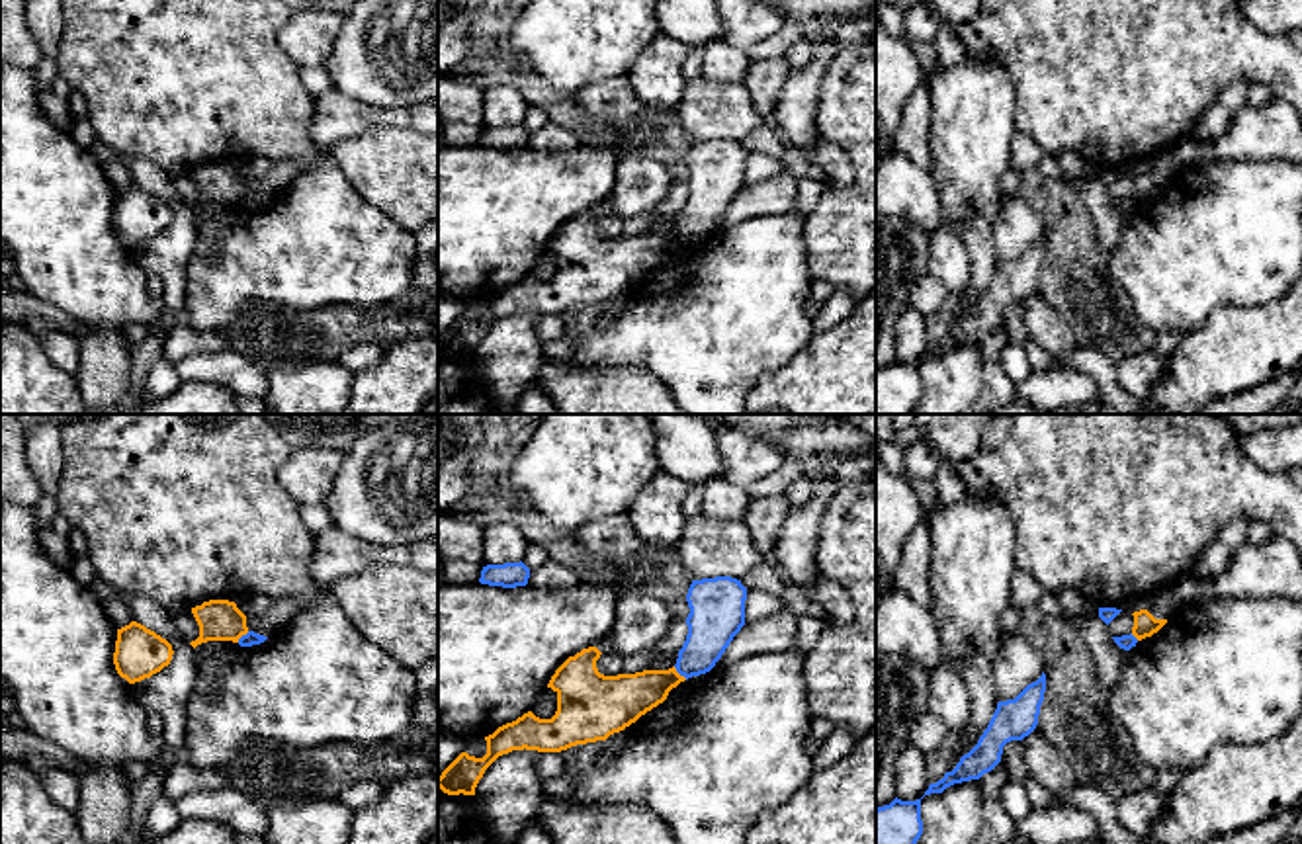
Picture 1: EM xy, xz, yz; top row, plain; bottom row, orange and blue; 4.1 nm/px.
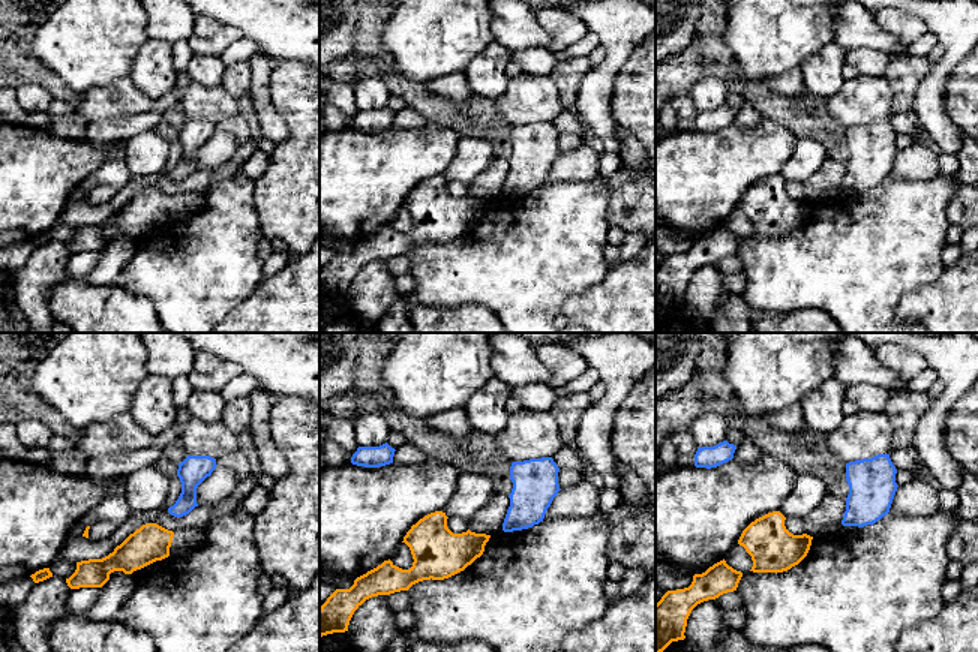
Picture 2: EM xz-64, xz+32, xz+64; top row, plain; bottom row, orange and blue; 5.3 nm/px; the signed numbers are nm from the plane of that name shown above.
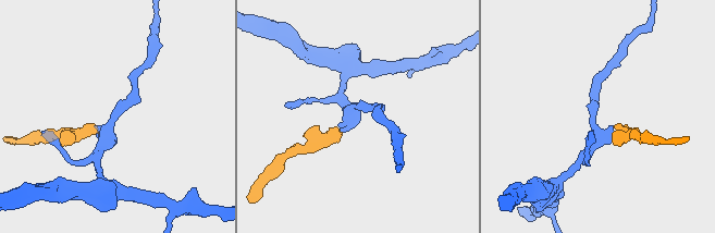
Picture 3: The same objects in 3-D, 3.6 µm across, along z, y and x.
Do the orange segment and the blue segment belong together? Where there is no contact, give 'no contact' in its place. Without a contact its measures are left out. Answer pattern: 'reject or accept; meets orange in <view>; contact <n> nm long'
reject; meets orange in xz; contact 80 nm long

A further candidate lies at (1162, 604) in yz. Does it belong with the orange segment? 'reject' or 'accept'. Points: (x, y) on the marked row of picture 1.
accept

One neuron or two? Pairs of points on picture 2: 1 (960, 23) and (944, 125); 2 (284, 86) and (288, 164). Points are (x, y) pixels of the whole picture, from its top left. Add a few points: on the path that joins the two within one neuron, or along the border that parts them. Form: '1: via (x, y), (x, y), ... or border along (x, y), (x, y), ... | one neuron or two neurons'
1: via (956, 48), (935, 83), (935, 99) | one neuron
2: via (299, 105), (299, 144) | one neuron

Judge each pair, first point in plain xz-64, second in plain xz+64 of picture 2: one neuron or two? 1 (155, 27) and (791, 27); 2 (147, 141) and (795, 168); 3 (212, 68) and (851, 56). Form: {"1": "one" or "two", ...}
{"1": "two", "2": "one", "3": "one"}

